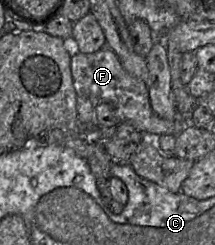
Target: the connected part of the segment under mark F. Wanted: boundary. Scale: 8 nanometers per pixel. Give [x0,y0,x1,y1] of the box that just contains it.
[70,47,191,138]

